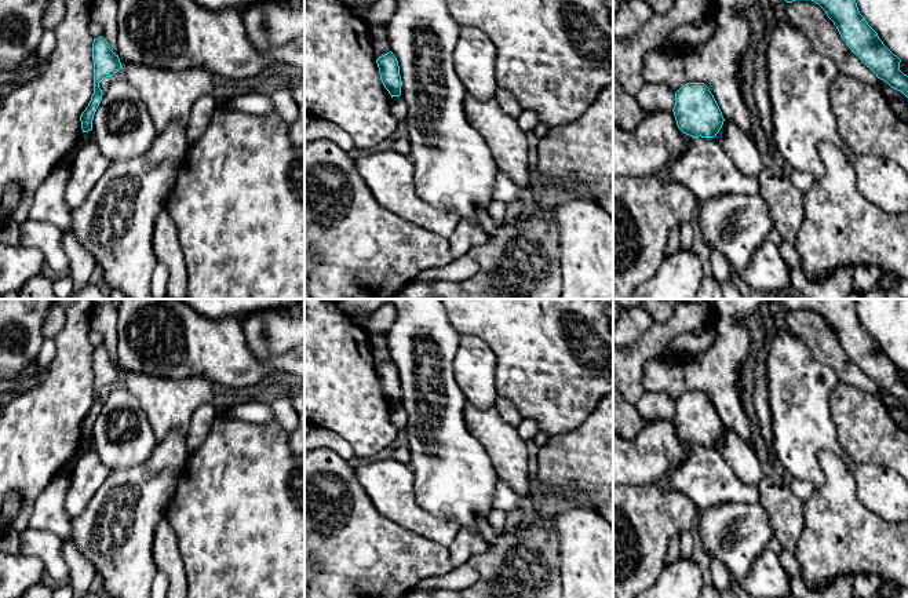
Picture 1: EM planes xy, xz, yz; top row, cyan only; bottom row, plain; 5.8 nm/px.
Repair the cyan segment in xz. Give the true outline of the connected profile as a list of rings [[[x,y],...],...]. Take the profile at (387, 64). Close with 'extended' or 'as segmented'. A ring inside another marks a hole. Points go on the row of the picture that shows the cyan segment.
[[[390,51],[376,59],[380,80],[389,94],[393,96],[401,95],[401,76],[395,55]]]; as segmented

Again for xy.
[[[101,36],[94,39],[92,43],[92,61],[94,61],[94,94],[85,110],[80,116],[81,130],[83,132],[88,132],[92,130],[94,114],[102,101],[102,90],[99,88],[99,83],[112,77],[121,69],[121,62],[118,55],[116,55],[107,41]]]; as segmented

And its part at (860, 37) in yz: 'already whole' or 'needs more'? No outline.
already whole

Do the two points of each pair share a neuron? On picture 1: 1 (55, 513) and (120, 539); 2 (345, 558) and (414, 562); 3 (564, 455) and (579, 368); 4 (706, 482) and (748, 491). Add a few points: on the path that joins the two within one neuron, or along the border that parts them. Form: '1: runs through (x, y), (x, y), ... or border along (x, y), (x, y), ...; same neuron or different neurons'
1: border along (72, 518), (70, 535), (68, 538); different neurons
2: runs through (361, 558), (368, 561), (397, 561); same neuron
3: border along (593, 411), (576, 427), (550, 438); different neurons
4: runs through (717, 482), (722, 488), (737, 491); same neuron

